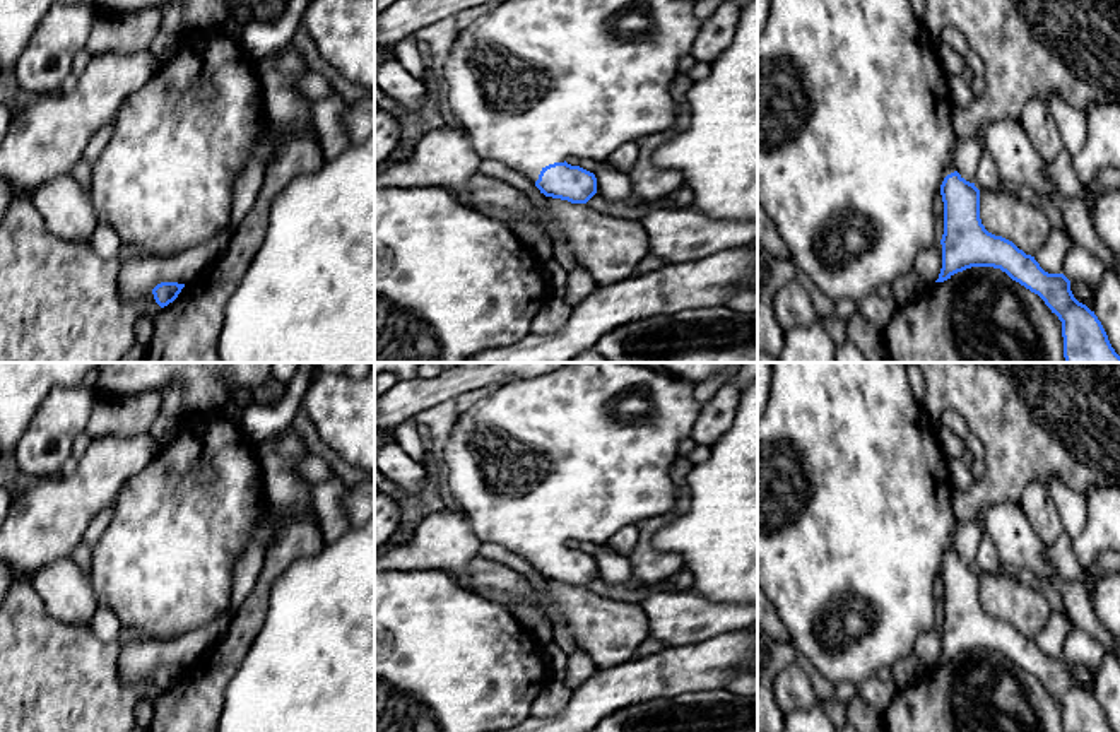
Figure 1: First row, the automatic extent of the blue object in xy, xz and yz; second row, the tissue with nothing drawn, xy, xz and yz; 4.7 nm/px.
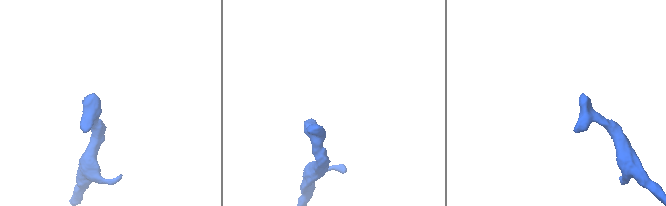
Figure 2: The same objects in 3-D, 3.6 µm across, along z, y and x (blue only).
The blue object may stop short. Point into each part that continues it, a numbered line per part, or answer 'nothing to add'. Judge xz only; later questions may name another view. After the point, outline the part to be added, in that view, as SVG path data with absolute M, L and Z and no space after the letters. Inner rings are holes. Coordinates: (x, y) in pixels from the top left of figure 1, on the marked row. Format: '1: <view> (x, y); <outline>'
1: xz (532, 82); M503 0L484 9L470 26L458 31L445 62L448 104L480 159L499 161L532 181L545 166L564 162L568 157L605 162L626 142L638 142L646 135L672 133L681 127L684 109L672 97L670 84L679 74L679 62L691 55L699 36L703 21L694 15L693 7L694 0Z

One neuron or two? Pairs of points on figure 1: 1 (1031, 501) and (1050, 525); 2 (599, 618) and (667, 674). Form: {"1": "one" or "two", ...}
{"1": "one", "2": "two"}

